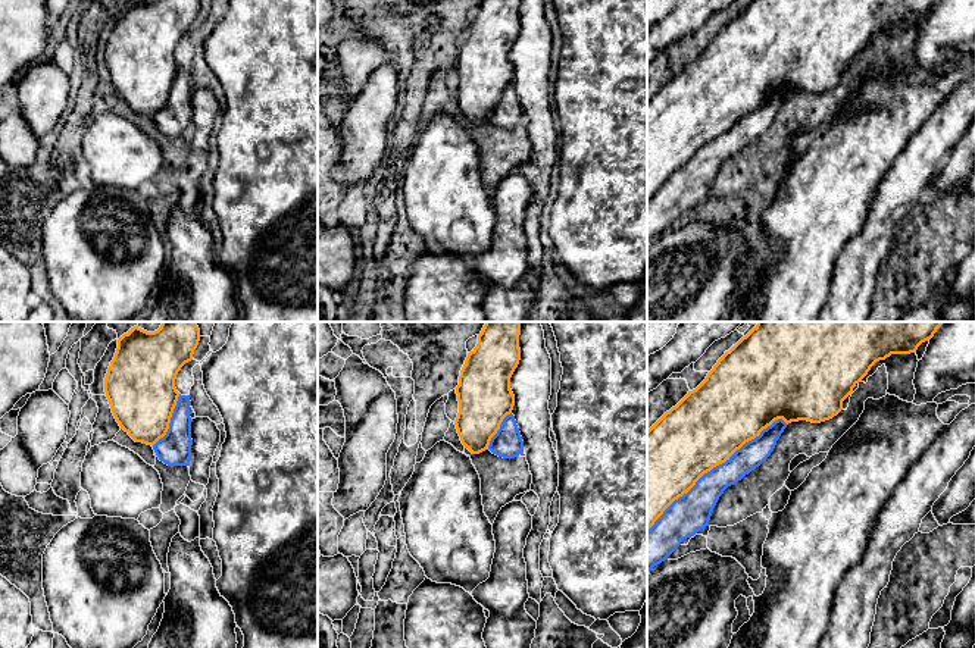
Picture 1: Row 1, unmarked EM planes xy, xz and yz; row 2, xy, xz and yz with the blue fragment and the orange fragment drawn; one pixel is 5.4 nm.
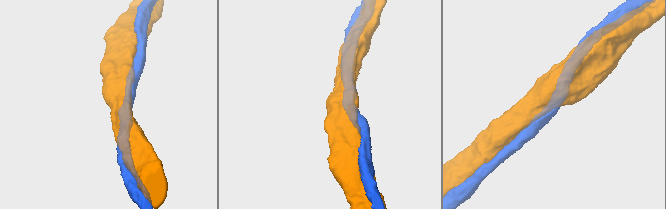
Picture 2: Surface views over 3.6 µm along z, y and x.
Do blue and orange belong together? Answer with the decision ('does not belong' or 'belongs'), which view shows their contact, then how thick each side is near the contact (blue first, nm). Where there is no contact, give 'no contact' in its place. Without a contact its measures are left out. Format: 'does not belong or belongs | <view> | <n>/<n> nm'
belongs | yz | 180/400 nm

